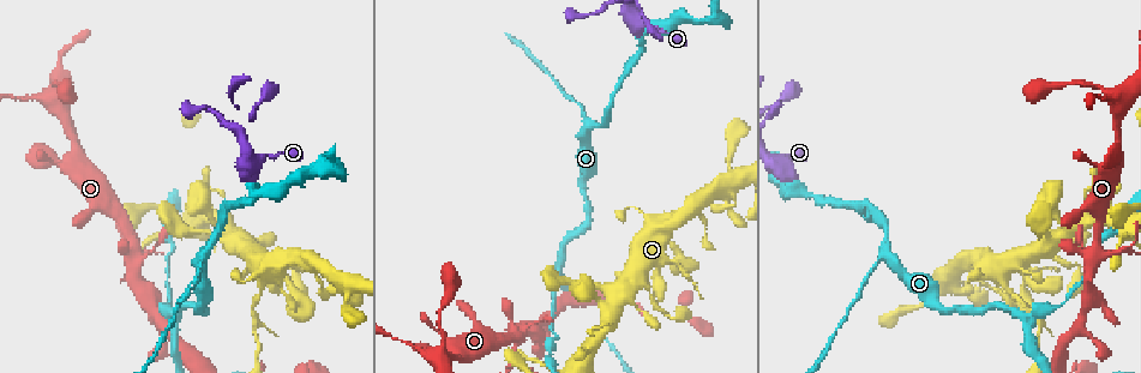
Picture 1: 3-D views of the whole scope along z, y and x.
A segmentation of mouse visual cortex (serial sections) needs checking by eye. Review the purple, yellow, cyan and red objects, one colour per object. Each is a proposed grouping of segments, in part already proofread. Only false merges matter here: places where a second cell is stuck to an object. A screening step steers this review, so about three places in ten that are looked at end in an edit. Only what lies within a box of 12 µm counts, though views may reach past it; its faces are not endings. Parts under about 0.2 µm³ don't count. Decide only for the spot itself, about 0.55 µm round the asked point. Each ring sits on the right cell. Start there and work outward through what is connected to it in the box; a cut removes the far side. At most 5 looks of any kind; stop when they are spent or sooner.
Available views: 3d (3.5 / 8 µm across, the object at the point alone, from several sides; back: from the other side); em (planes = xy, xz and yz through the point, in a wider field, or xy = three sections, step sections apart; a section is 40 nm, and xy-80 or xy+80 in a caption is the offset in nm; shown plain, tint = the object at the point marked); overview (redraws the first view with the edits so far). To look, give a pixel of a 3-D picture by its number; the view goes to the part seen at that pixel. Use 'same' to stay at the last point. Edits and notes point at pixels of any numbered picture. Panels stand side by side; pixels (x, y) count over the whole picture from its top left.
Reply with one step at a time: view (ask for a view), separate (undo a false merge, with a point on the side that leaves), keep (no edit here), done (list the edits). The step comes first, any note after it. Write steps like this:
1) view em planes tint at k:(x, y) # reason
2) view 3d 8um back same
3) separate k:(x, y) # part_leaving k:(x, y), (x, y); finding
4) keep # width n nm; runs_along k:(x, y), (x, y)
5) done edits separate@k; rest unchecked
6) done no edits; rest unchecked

view 3d 3.5um at 1:(1095, 253) # two arms in line, one across

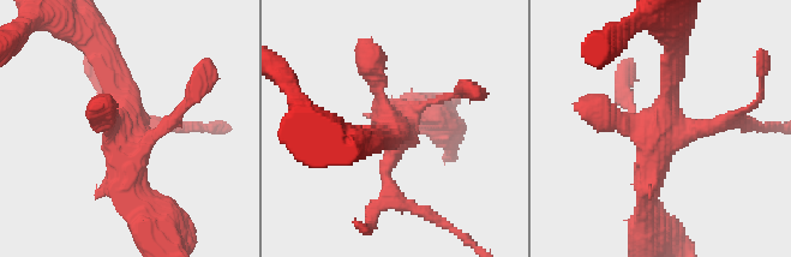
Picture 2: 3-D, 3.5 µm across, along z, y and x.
view em xy step 3 tint at 2:(664, 131) # need the tissue

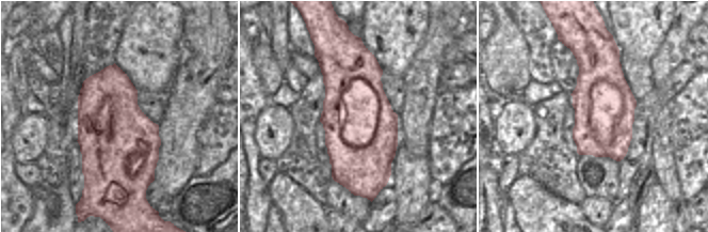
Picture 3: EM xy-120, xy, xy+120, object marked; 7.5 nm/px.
keep # runs_along 2:(105, 57), (124, 90), (138, 204); all the same cell

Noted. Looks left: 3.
view 3d 3.5um at 1:(1022, 318) # three-way junction

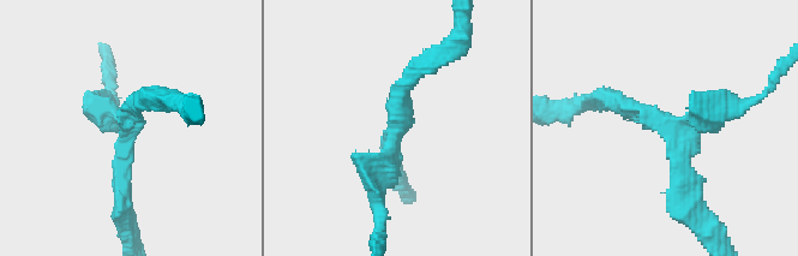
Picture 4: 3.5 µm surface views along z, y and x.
view em xy step 3 tint at 4:(664, 122) # arms 3; arm_widths 250, 250, 250 nm; shape alone is not enough

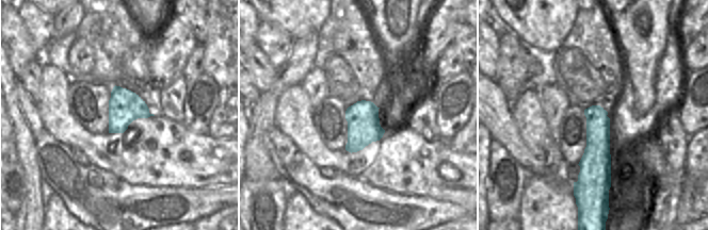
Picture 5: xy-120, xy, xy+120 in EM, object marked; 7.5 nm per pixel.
keep # runs_along 4:(421, 67), (400, 95), (377, 196); one cell here

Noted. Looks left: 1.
done no edits; rest unchecked

